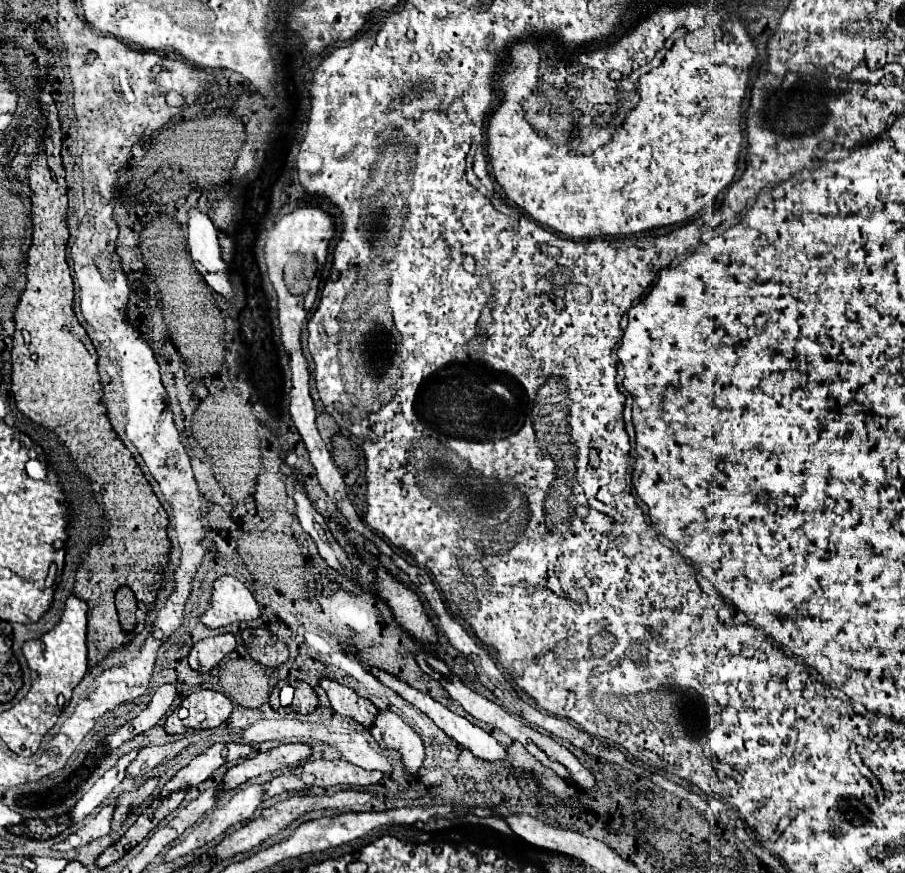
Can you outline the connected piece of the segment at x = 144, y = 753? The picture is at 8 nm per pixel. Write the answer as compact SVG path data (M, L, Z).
M182 737L180 741L172 741L172 743L164 743L164 745L148 745L148 747L138 751L138 761L132 761L128 765L128 773L132 777L136 777L136 775L148 775L156 765L166 763L166 759L172 759L188 743L190 743L188 737Z

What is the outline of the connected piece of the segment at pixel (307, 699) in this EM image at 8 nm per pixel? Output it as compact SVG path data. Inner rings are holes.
M296 681L294 687L296 687L296 693L294 693L294 701L290 705L290 711L312 713L318 707L316 691L308 683L304 683L304 681Z

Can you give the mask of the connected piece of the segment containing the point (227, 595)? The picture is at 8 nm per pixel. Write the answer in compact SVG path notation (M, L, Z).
M220 575L212 583L210 605L200 615L200 621L208 627L222 627L228 623L240 623L258 617L260 609L244 583L232 575Z

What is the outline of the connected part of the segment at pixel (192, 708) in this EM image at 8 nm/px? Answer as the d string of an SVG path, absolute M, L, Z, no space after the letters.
M206 689L206 691L196 691L190 693L184 701L184 707L188 707L188 717L182 719L180 729L184 727L194 727L194 729L208 729L208 727L218 727L222 721L226 721L234 709L232 701L224 697L218 691Z

